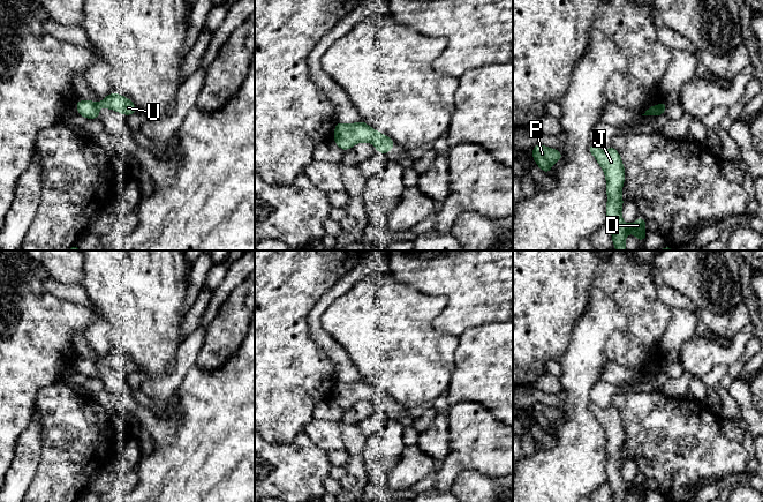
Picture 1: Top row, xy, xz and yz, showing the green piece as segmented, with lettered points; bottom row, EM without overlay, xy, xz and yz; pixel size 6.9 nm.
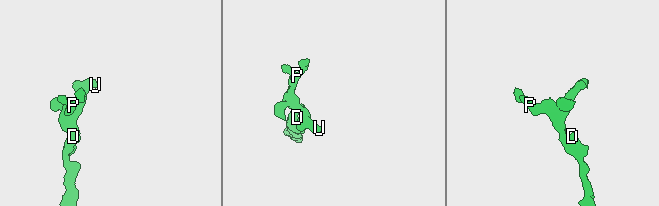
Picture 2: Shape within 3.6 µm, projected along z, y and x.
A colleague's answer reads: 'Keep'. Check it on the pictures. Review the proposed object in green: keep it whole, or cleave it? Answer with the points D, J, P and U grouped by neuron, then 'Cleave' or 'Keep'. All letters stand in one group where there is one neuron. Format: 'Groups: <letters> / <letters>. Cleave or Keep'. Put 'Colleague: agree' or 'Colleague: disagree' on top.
Colleague: agree
Groups: D J P U. Keep

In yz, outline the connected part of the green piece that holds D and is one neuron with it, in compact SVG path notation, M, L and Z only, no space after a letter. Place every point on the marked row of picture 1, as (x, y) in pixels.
M589 144L590 153L597 159L606 178L607 224L611 230L613 246L617 250L627 250L625 241L627 234L633 233L637 241L647 238L647 224L642 217L639 217L634 224L626 224L621 217L624 204L621 189L625 182L625 168L619 152L613 148L602 150L594 144Z

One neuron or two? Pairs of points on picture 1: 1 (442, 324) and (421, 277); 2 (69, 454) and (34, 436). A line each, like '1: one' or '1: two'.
1: one
2: two

